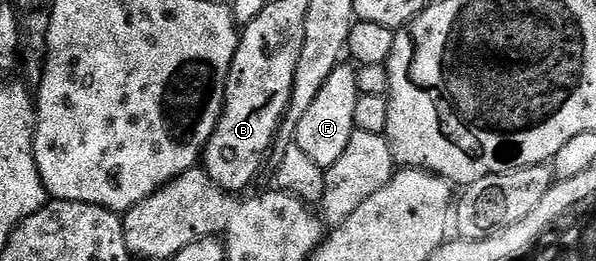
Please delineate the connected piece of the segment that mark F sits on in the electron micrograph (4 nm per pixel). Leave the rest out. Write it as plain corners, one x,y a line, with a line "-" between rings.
339,63
328,78
324,88
316,96
312,107
304,112
304,117
297,125
297,136
294,143
318,167
325,170
340,158
348,146
348,141
355,132
356,100
358,99
358,75
353,65

